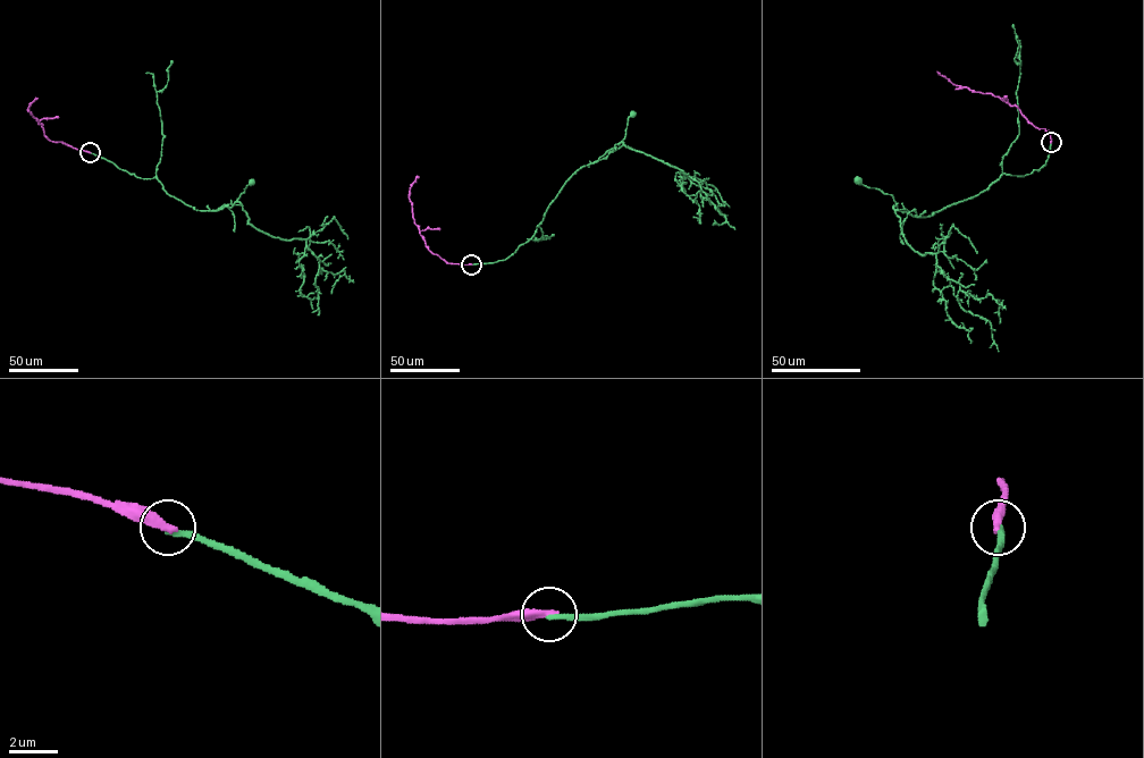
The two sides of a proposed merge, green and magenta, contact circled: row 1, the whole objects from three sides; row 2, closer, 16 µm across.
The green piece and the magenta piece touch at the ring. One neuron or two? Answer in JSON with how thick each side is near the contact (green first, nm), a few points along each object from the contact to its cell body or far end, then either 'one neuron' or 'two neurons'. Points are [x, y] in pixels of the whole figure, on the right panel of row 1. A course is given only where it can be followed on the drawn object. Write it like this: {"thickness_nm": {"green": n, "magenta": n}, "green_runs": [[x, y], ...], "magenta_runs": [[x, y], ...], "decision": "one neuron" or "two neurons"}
{"thickness_nm": {"green": 240, "magenta": 400}, "green_runs": [[1051, 142], [1040, 169], [1025, 176], [1003, 174], [974, 195], [926, 217], [902, 212], [891, 194], [857, 179]], "magenta_runs": [[1051, 142], [1049, 132], [1036, 127], [1015, 106], [989, 93], [952, 84], [939, 73]], "decision": "two neurons"}

